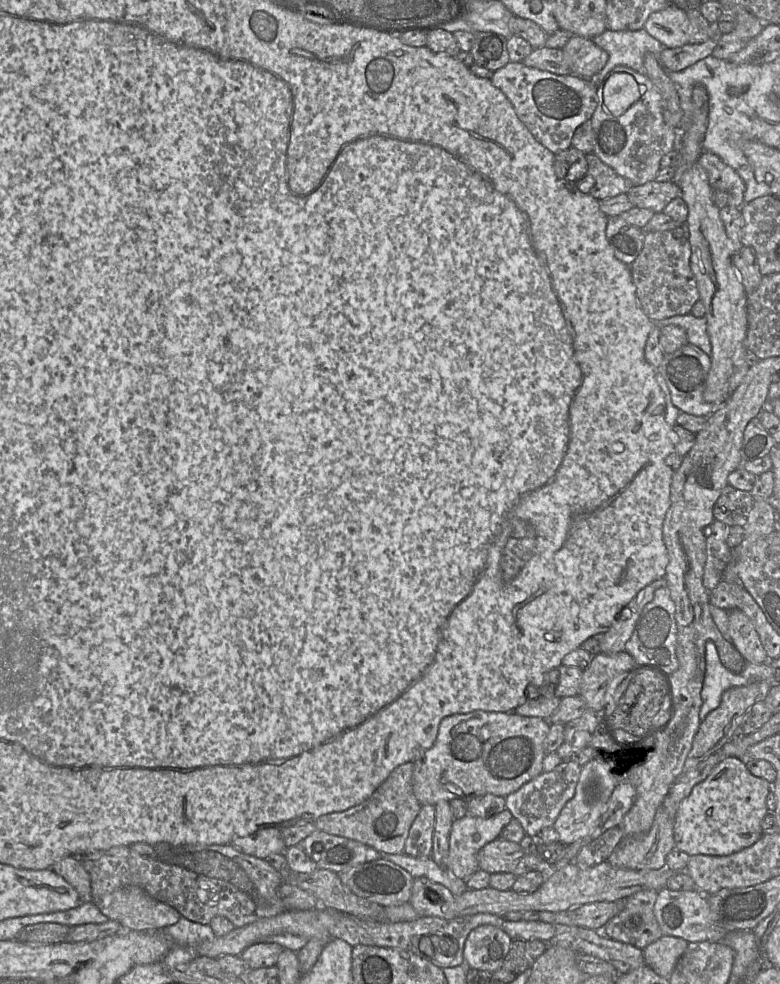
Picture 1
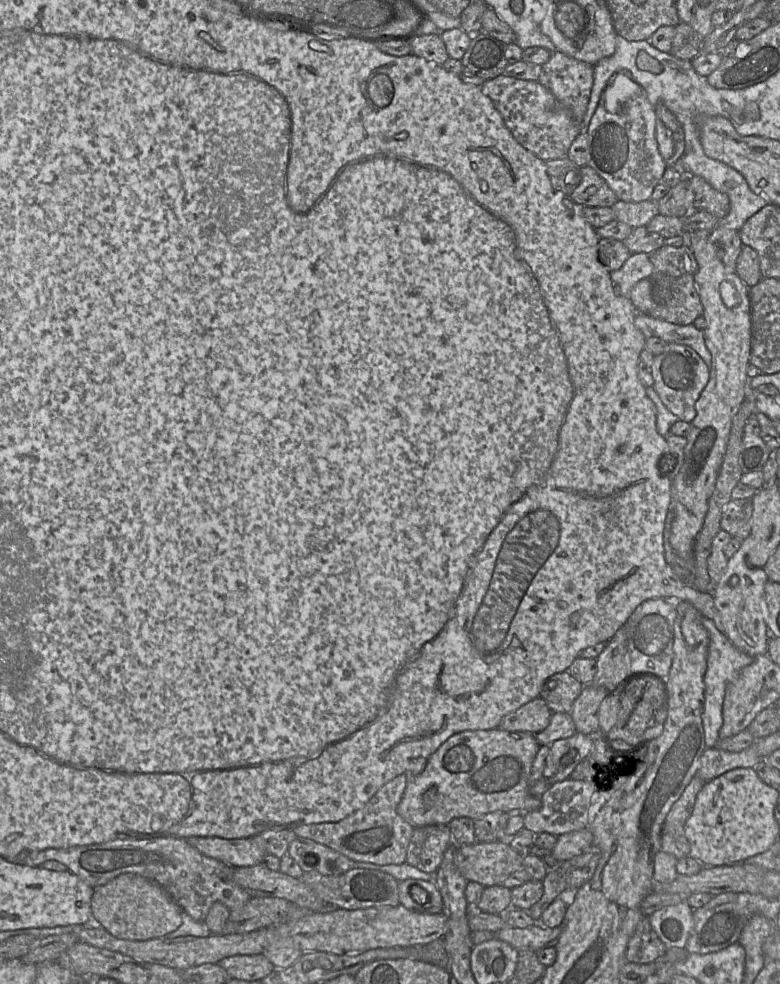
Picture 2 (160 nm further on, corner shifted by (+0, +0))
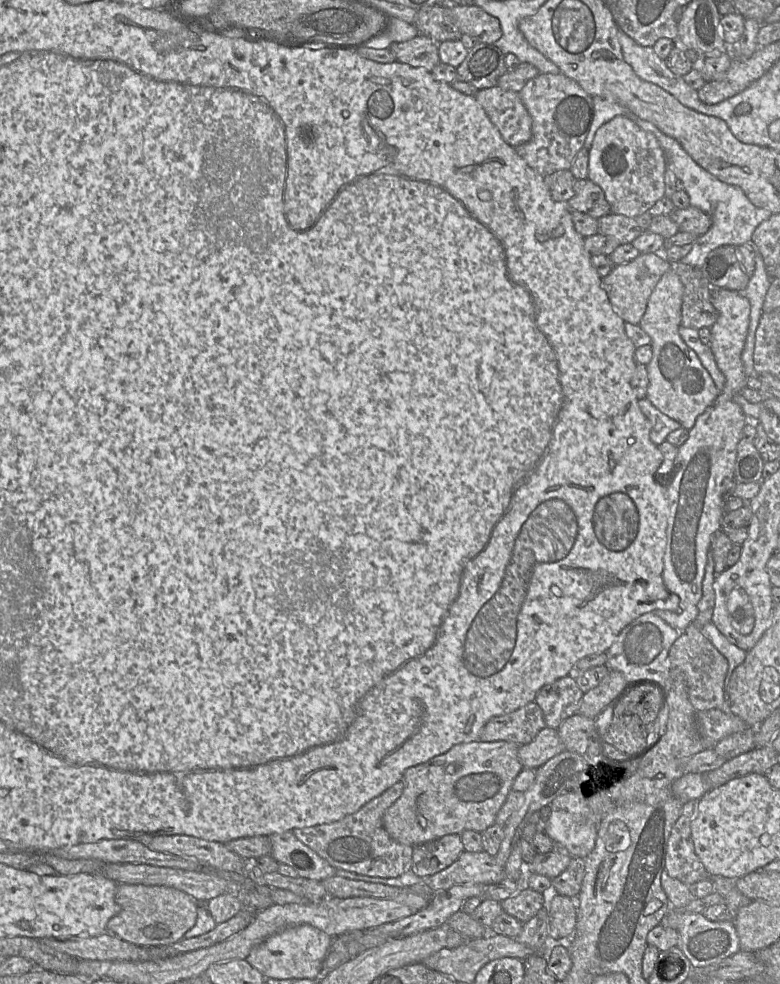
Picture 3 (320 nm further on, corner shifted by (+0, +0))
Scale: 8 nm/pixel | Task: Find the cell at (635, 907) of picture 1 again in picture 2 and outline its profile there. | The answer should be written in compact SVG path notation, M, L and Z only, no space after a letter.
M644 915L628 942L626 960L638 964L649 964L665 951L666 946L652 929L649 916Z

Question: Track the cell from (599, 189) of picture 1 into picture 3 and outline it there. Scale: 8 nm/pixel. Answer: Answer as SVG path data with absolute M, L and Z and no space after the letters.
M588 178L575 181L574 195L566 204L570 210L580 211L596 219L611 213L603 190Z

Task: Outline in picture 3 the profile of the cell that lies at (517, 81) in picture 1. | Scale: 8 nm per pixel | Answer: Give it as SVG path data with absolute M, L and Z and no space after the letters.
M495 86L479 90L475 99L509 145L517 147L531 139L532 119L519 93Z

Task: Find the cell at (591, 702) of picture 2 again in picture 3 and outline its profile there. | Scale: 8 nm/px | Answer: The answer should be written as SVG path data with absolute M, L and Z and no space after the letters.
M574 714L564 720L557 729L565 750L584 755L588 748L589 737L595 730L595 719Z

